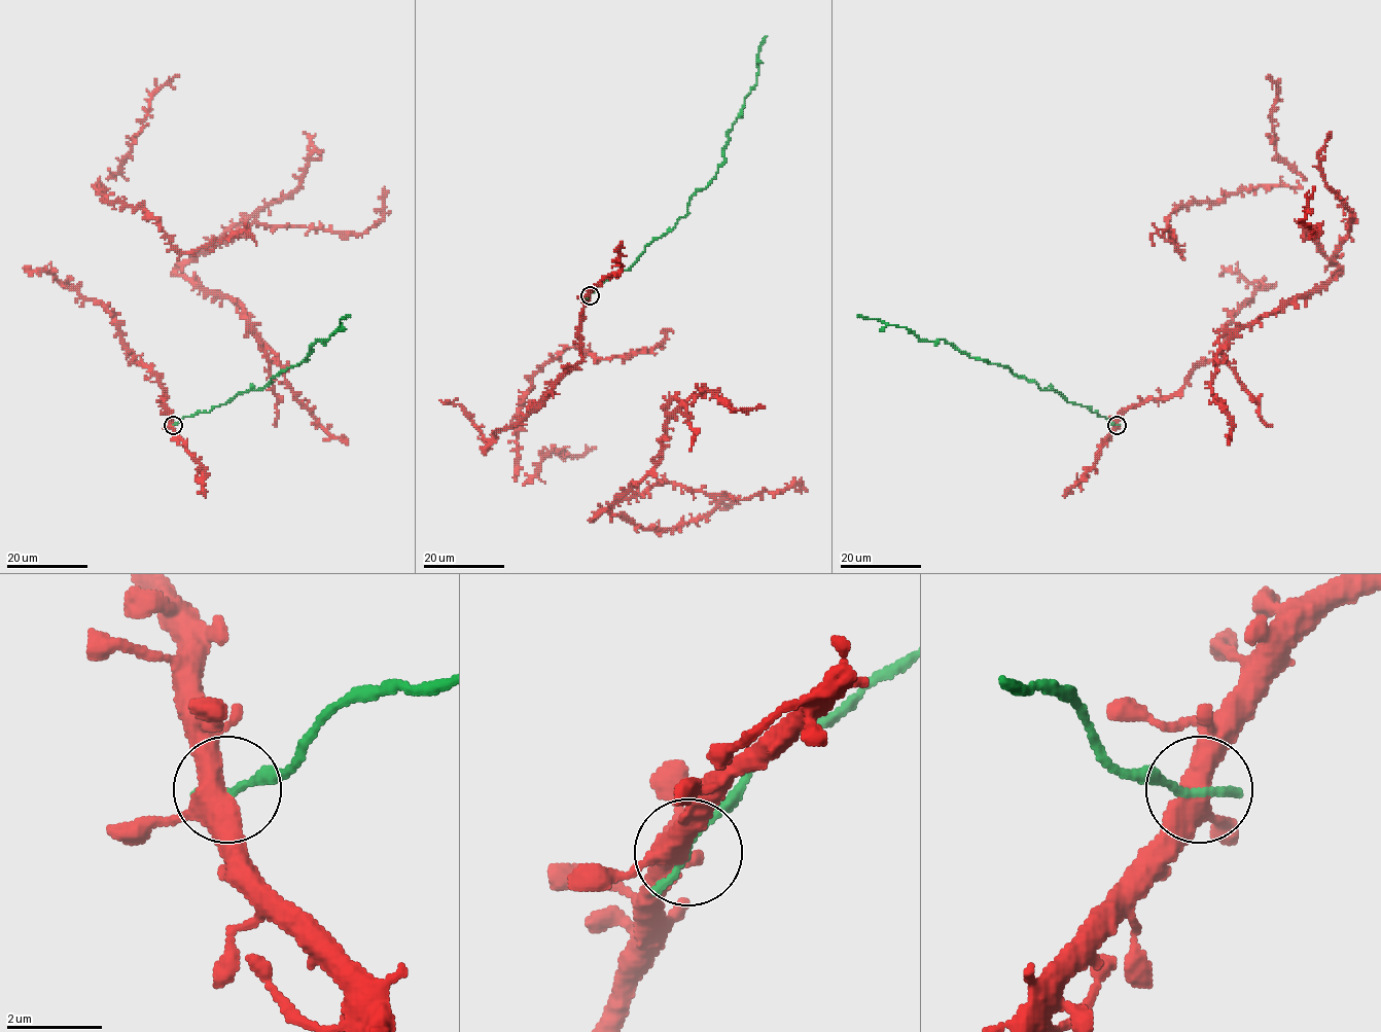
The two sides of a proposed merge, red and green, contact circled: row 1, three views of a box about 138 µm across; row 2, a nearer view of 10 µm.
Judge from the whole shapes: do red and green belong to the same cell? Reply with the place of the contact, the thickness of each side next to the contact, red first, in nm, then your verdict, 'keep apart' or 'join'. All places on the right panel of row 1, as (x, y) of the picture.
(1117, 425) | 440/190 nm | keep apart

